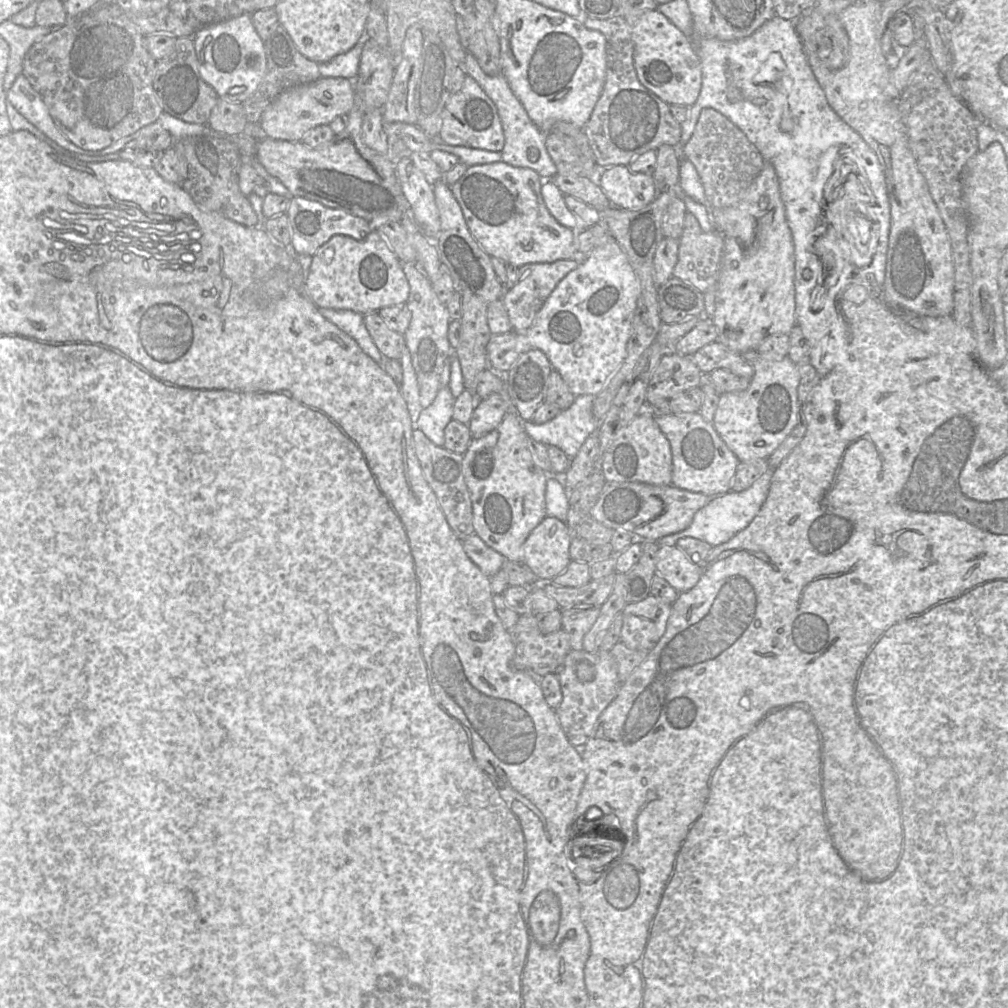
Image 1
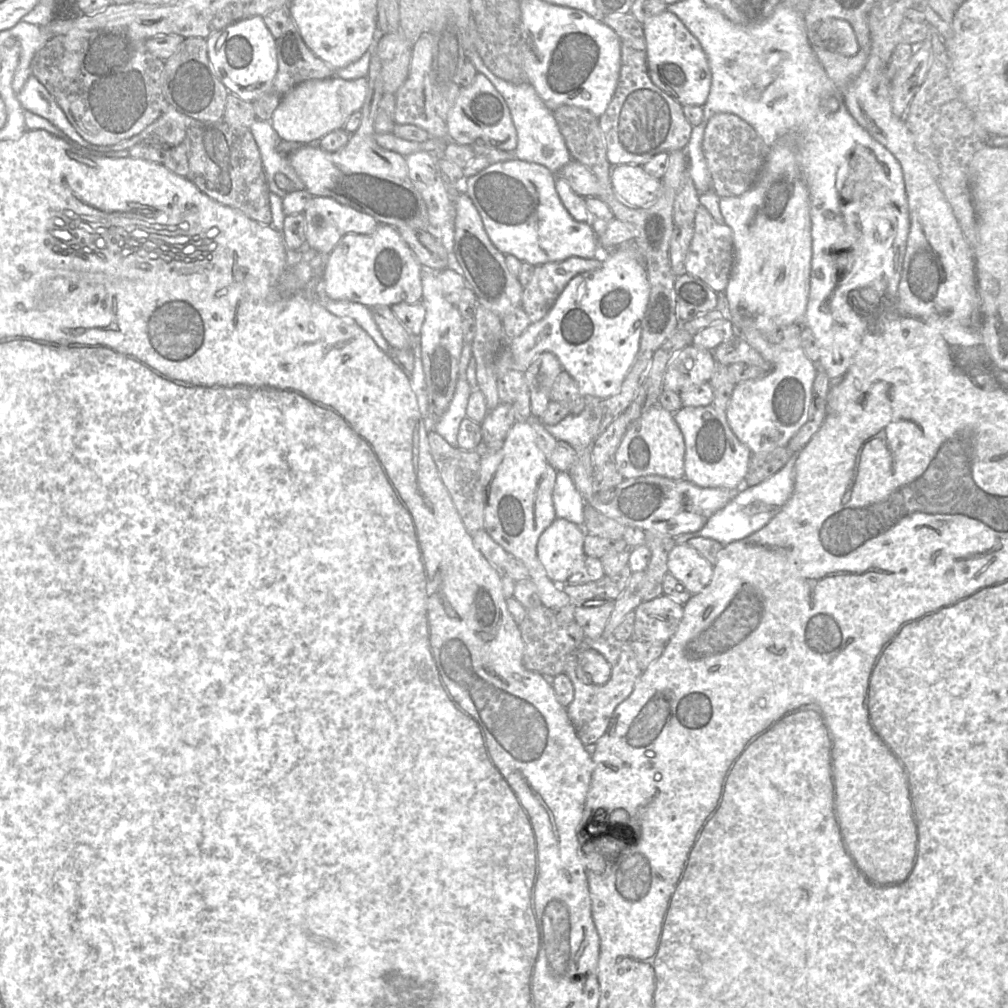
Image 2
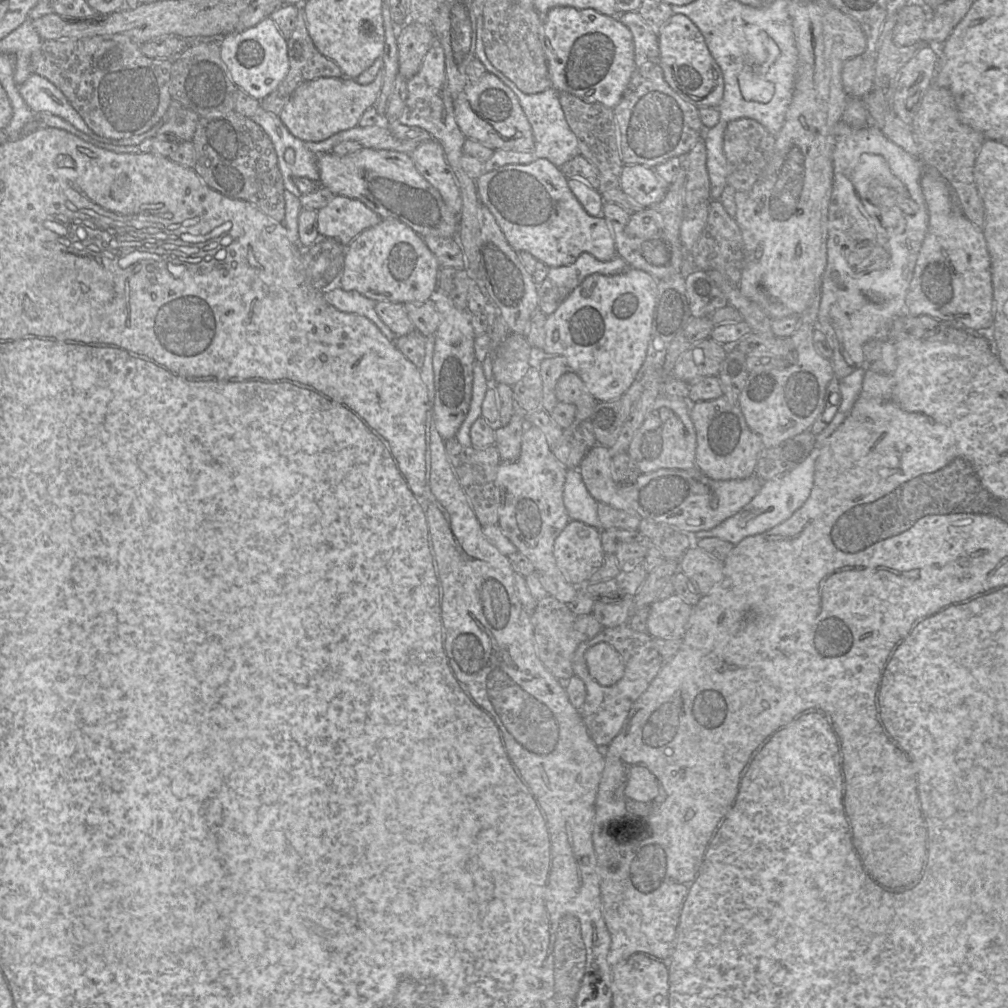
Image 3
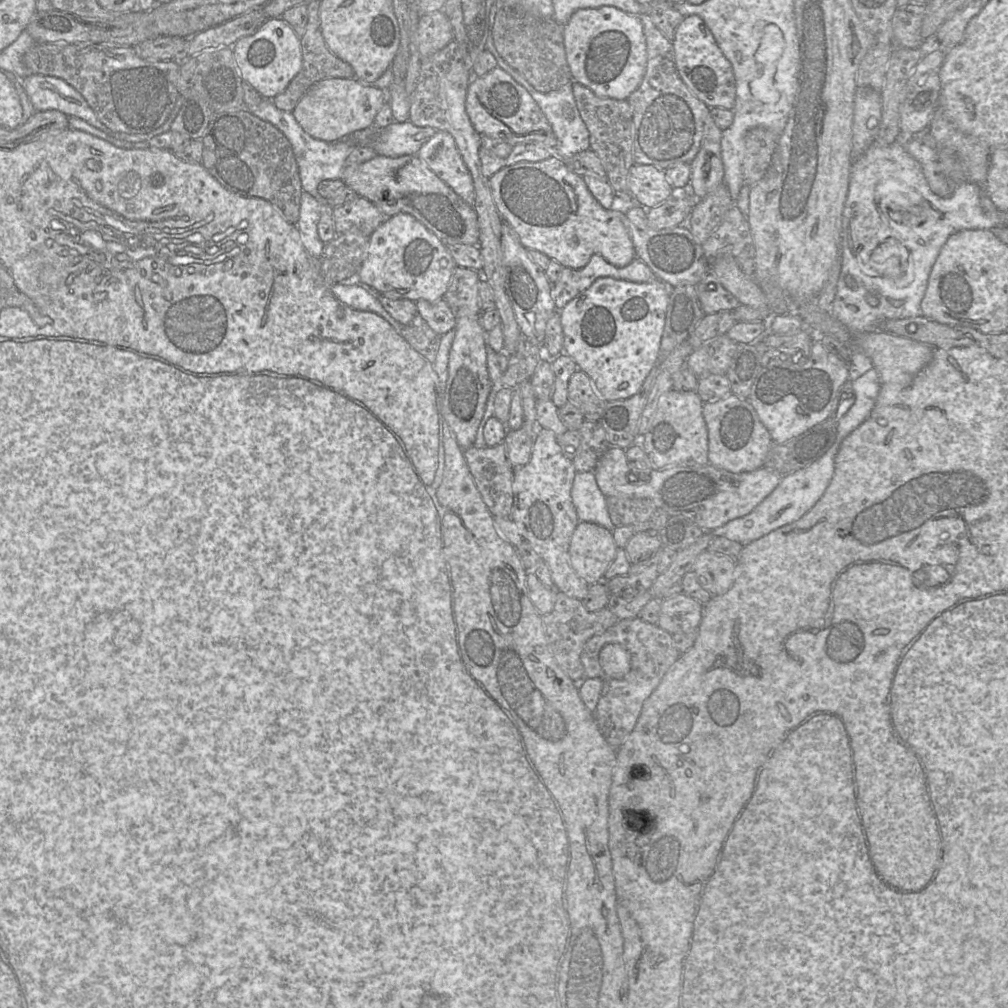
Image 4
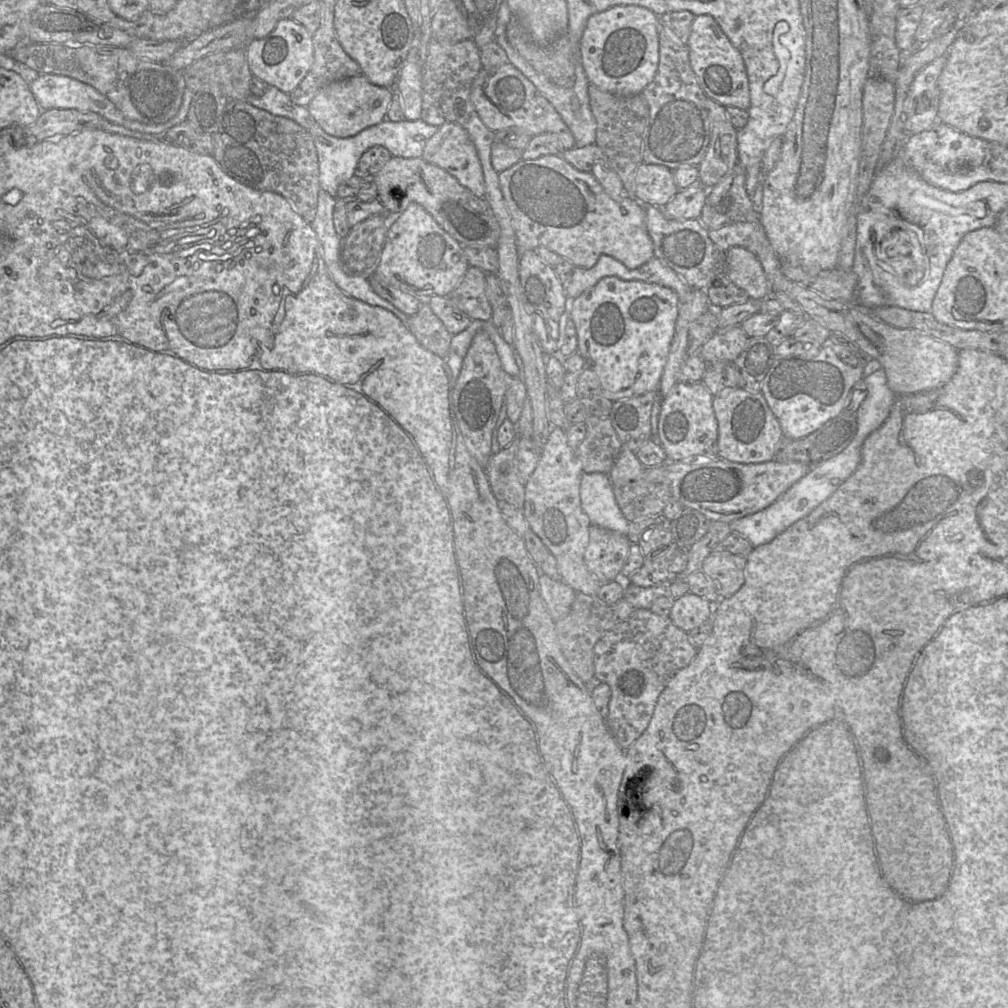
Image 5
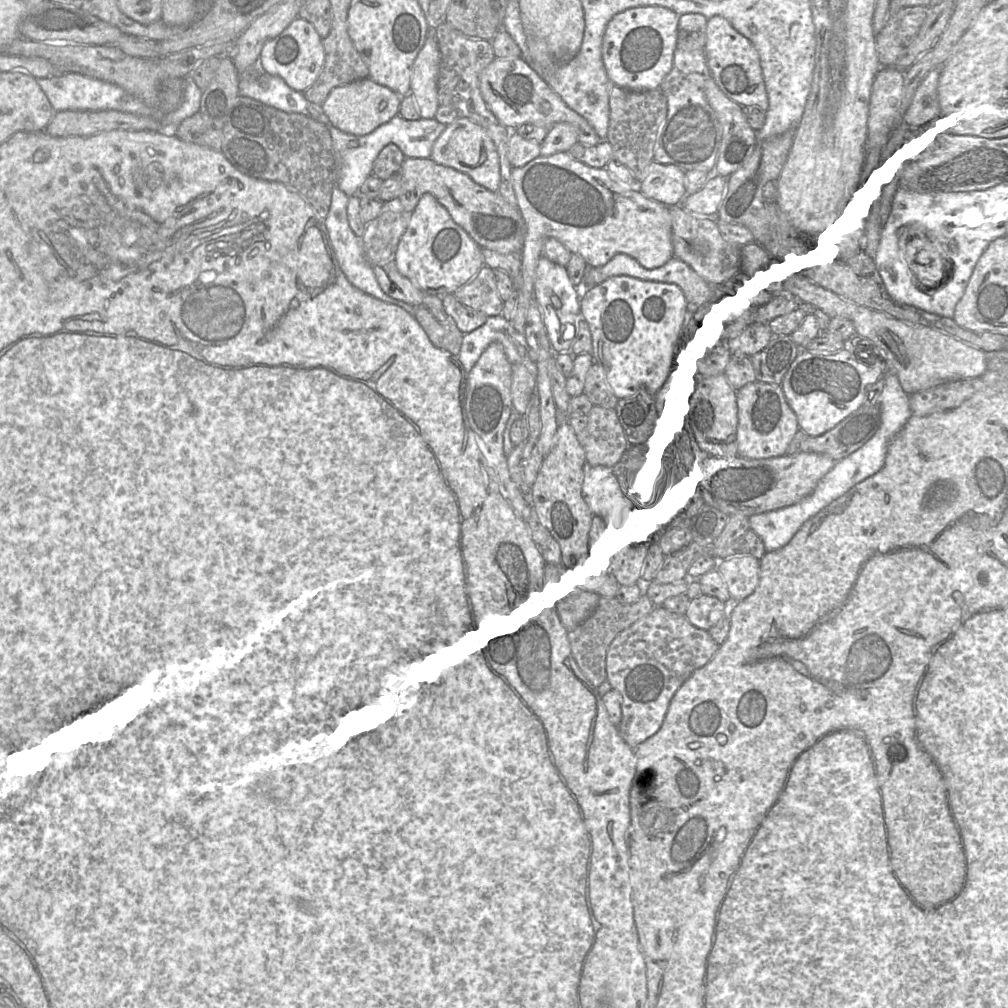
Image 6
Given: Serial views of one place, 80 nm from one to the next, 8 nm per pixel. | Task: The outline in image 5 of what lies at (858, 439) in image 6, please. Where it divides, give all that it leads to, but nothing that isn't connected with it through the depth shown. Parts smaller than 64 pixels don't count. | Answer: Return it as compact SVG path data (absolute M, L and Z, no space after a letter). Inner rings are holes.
M843 410L839 416L803 438L783 437L773 459L782 463L815 465L838 455L850 445L857 433L857 410Z

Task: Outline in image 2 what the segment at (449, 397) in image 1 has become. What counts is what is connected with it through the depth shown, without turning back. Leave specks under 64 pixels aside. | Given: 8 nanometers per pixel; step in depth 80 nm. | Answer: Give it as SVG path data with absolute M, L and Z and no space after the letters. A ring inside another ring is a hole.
M465 343L460 360L460 377L456 392L445 413L434 422L431 429L451 445L457 444L459 424L461 420L465 419L464 409L469 394L472 392L472 387L466 378L466 369L471 360L471 356L470 343Z

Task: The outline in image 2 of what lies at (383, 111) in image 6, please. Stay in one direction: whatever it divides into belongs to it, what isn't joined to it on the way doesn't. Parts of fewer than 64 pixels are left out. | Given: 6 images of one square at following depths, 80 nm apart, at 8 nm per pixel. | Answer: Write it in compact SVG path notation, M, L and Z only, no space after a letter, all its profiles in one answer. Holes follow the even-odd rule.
M336 76L303 82L285 95L270 122L282 141L316 143L327 133L342 129L348 118L362 109L369 85L366 78L345 80Z

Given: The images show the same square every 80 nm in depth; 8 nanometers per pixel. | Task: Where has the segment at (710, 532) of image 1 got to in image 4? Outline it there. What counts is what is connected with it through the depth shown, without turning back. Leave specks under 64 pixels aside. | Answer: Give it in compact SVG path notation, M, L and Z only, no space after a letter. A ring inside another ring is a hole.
M834 445L826 454L809 466L783 475L779 485L750 513L732 519L711 532L715 536L723 536L744 546L802 517L826 491L834 474L838 447L839 445Z

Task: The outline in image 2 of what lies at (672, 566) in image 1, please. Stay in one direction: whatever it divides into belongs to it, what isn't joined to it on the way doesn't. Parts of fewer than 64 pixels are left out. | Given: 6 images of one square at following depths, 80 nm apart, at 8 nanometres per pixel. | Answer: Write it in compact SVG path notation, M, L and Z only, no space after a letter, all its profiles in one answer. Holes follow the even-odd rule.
M687 544L676 545L668 555L668 573L692 594L700 593L710 583L714 564Z

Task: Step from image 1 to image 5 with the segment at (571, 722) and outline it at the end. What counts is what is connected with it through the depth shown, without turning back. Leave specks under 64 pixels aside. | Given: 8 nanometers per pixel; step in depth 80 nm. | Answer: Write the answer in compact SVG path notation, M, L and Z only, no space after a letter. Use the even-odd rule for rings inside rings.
M649 608L635 610L628 619L616 625L598 640L593 650L595 678L610 686L611 695L604 719L621 748L626 750L644 733L667 682L675 673L692 662L698 649L690 643L688 632L675 626L669 616L655 614Z

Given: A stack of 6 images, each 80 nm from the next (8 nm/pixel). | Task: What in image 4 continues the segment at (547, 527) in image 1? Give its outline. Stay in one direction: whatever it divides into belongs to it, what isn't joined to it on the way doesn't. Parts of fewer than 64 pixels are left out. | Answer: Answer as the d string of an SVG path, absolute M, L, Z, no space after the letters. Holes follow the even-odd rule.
M579 522L570 541L571 565L589 585L604 580L619 547L612 530L588 522Z

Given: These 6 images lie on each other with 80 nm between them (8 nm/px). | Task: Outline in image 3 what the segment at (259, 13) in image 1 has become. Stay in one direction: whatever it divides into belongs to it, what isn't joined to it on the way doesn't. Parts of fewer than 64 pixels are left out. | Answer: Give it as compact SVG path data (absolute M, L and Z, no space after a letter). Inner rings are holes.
M302 10L299 13L297 23L295 24L293 31L287 30L283 15L278 15L278 12L273 12L270 15L270 18L275 22L280 33L287 41L290 67L286 77L281 81L281 83L273 92L261 100L260 106L267 112L279 115L284 106L289 101L293 92L301 84L322 77L341 78L344 76L344 74L336 62L320 53L314 45L308 33Z

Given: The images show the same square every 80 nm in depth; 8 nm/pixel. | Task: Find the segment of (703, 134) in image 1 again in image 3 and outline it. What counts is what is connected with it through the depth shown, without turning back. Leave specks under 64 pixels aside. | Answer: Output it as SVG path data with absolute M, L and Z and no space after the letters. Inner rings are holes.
M739 118L729 122L723 133L723 152L728 166L727 185L739 192L751 189L766 168L775 140L776 136L754 119Z

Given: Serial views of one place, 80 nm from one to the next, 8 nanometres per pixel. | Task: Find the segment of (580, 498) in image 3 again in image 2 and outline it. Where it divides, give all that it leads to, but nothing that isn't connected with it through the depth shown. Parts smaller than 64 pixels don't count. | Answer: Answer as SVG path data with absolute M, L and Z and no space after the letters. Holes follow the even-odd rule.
M558 472L553 489L553 505L557 518L583 526L586 501L577 490L569 472Z

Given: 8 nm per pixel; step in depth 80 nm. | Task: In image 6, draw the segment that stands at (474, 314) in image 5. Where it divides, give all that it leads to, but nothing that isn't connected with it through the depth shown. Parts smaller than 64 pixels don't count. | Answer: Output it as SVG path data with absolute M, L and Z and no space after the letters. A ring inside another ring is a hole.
M483 266L476 276L453 293L465 306L493 317L501 314L503 300L497 291L495 271Z

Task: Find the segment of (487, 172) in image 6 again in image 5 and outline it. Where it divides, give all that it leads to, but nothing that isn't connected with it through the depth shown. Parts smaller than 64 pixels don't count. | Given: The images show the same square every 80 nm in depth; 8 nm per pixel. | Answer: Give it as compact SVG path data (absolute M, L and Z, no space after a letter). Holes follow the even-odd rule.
M446 123L427 141L421 156L452 176L474 195L483 197L485 181L477 151L458 123Z

